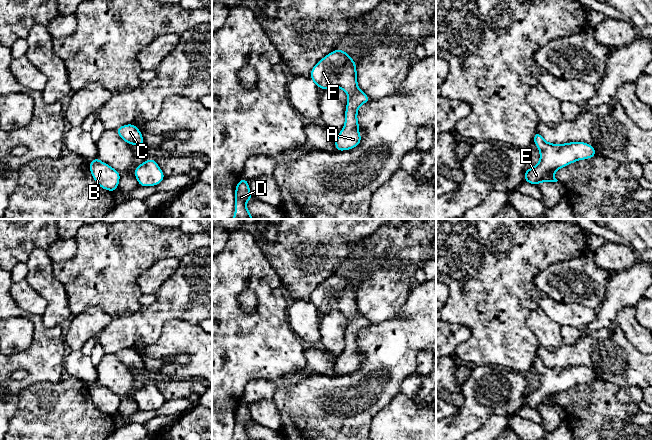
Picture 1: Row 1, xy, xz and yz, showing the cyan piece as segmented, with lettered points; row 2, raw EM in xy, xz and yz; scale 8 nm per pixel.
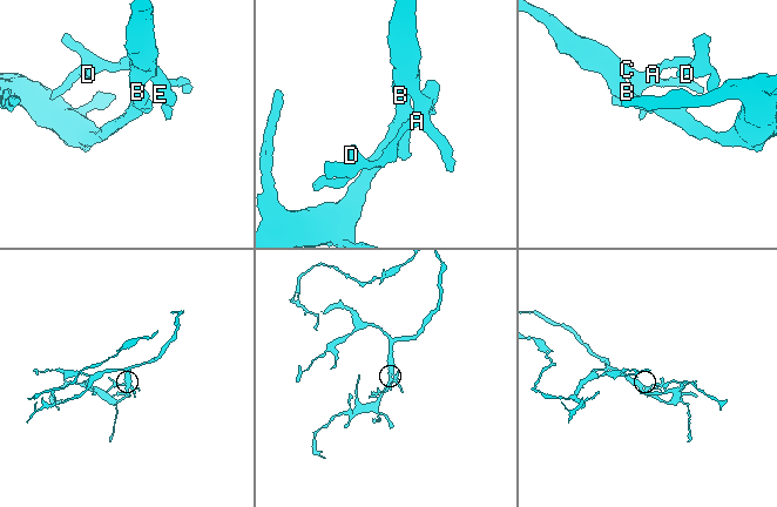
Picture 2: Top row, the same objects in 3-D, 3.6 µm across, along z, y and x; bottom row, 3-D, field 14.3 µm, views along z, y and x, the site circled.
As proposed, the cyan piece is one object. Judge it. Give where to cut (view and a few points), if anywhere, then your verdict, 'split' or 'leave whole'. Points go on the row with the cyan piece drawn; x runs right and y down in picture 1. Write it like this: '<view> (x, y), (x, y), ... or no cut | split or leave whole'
no cut | leave whole

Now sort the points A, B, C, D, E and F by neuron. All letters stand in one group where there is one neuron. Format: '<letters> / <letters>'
A B C D E F

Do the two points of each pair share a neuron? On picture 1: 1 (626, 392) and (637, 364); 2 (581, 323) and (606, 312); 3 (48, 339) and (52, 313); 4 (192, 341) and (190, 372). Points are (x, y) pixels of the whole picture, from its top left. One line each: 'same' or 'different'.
1: different
2: different
3: different
4: same

